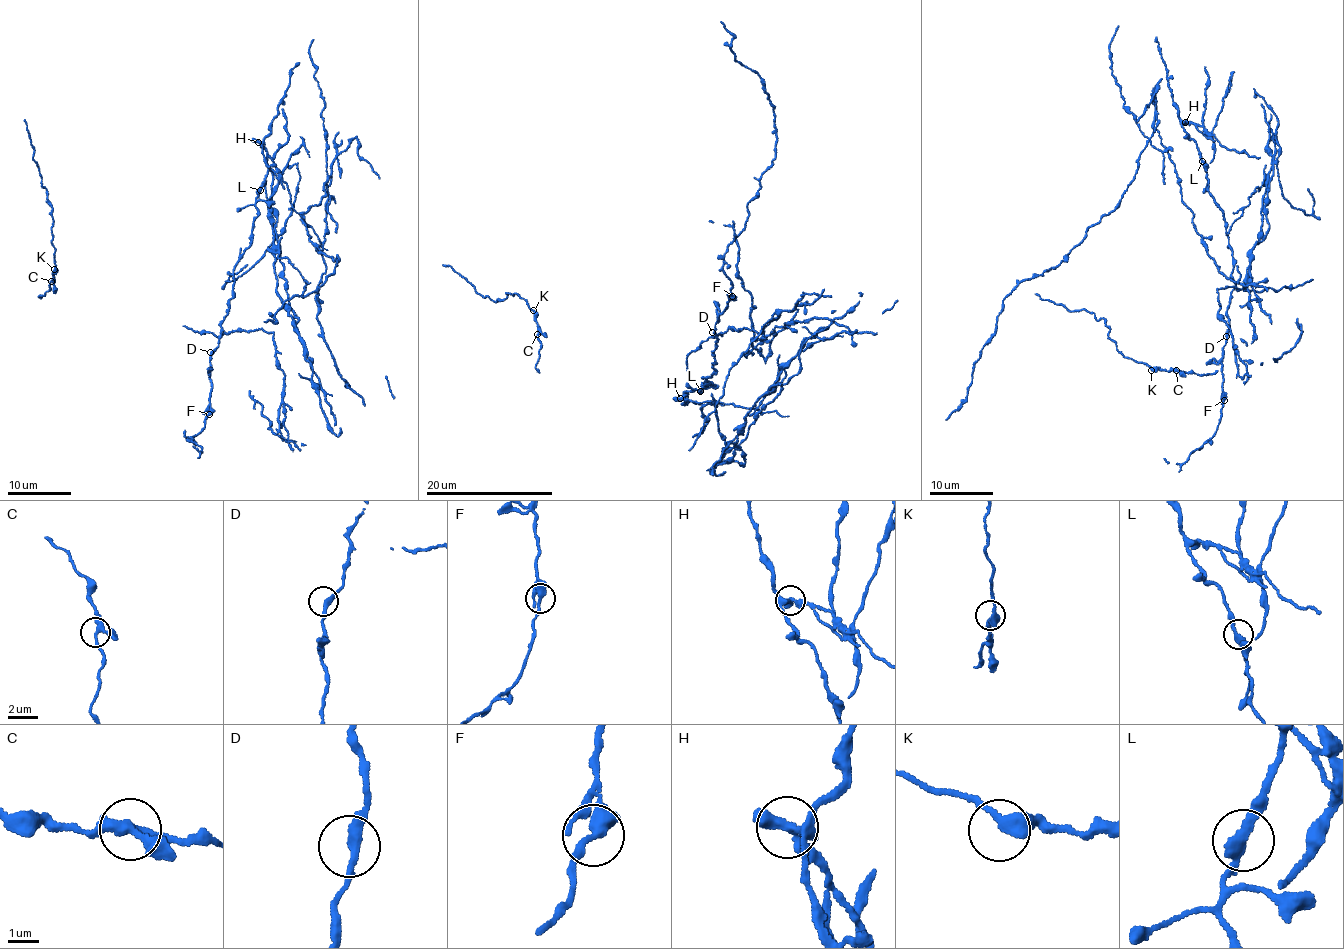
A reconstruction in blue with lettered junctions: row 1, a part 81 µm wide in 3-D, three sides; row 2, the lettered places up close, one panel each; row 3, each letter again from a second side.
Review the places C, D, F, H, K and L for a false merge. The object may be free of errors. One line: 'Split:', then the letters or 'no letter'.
Split: H

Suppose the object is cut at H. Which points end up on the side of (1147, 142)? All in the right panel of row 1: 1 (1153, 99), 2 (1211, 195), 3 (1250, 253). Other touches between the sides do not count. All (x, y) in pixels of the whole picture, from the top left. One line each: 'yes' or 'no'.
1: yes
2: no
3: yes

